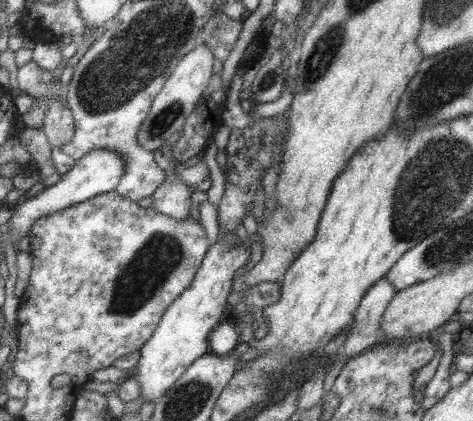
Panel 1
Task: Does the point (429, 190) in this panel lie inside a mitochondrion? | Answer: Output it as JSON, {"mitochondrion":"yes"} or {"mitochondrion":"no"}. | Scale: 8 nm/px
{"mitochondrion":"yes"}

